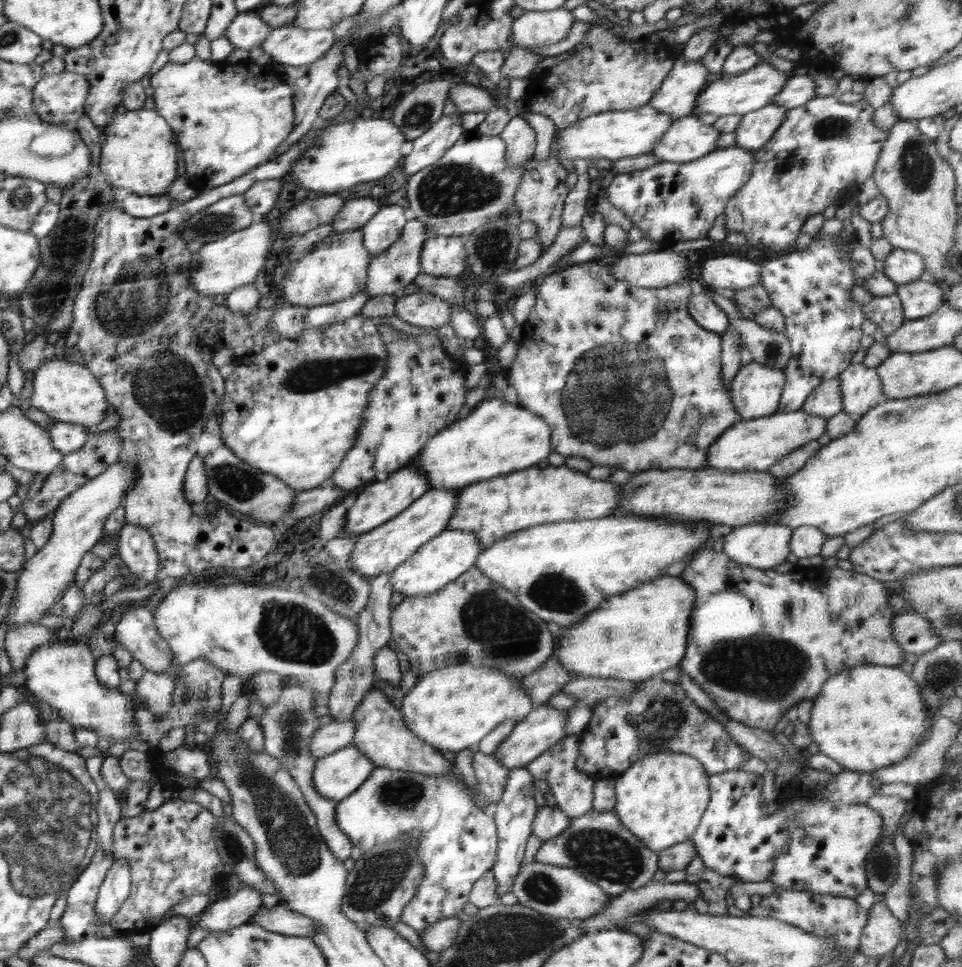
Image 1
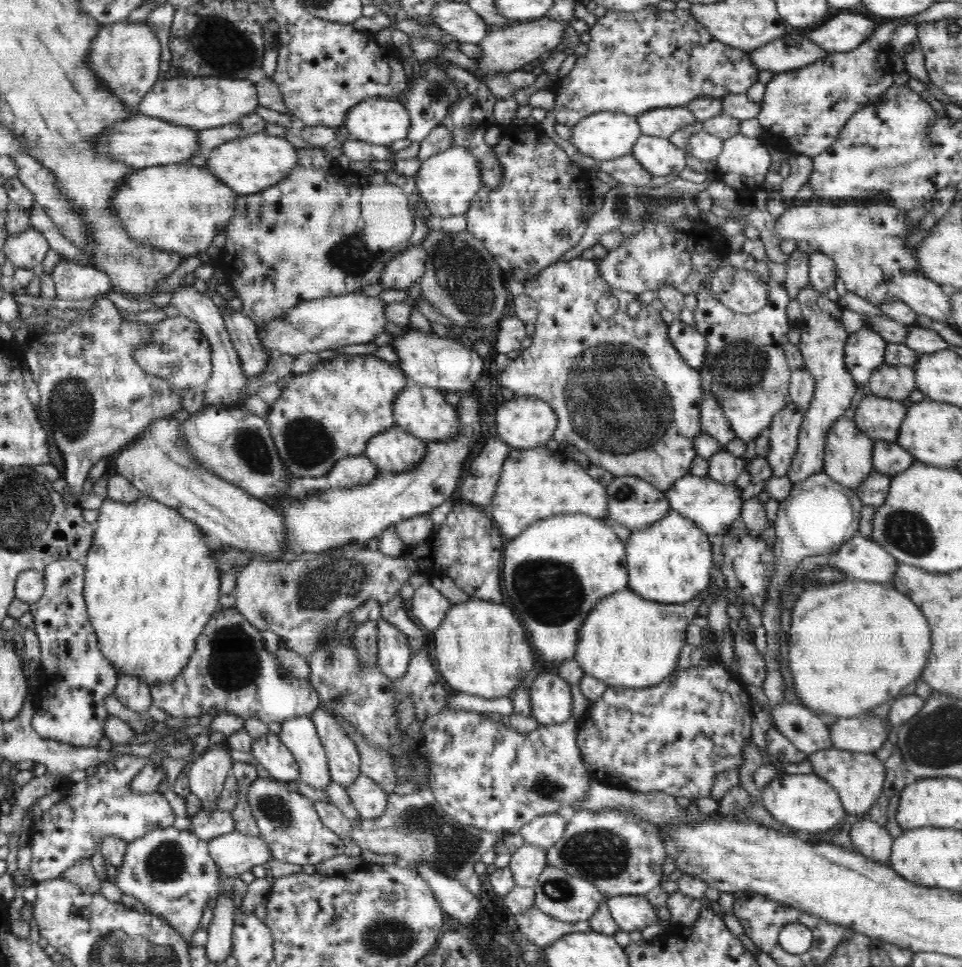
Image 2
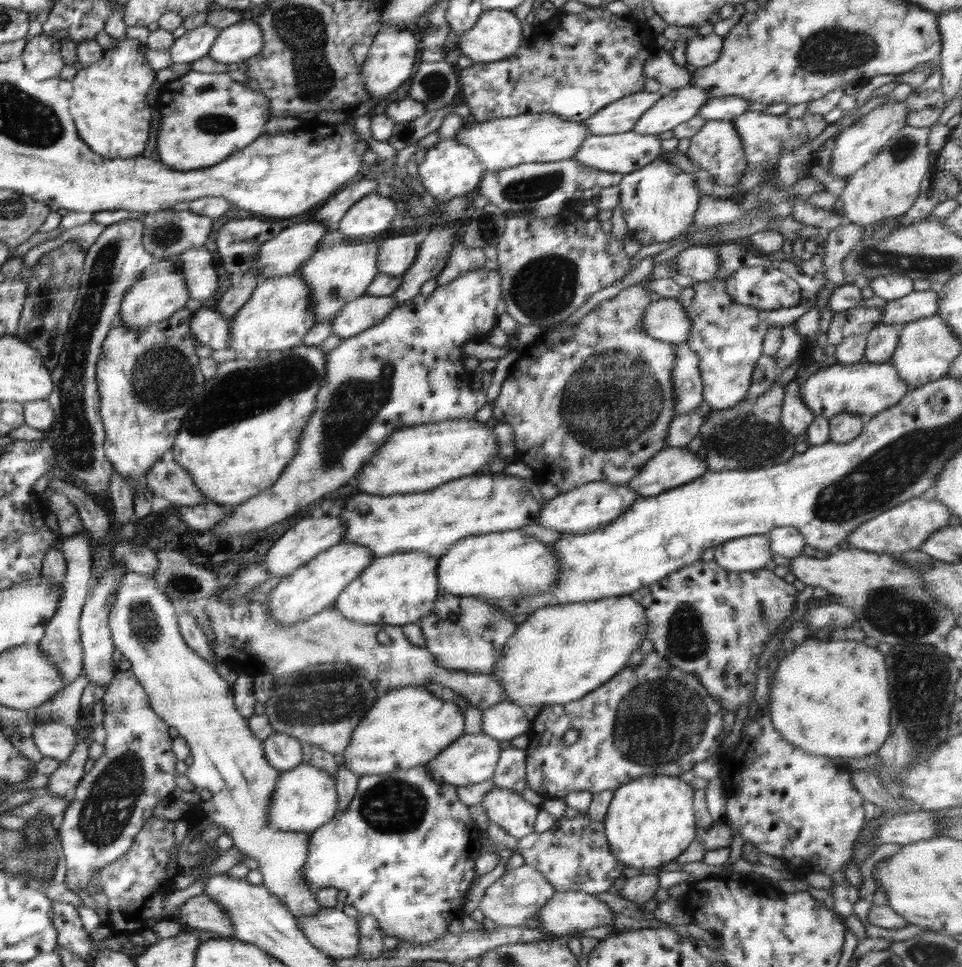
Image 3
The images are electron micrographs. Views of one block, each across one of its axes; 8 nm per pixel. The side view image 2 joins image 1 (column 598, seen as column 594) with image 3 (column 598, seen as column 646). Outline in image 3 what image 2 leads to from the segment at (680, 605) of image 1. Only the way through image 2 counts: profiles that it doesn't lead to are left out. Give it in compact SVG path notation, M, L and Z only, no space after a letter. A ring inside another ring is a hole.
M629 595L540 608L529 614L506 640L495 662L496 668L490 674L501 684L505 700L523 708L578 700L627 667L630 656L639 650L645 638L646 621L643 606Z

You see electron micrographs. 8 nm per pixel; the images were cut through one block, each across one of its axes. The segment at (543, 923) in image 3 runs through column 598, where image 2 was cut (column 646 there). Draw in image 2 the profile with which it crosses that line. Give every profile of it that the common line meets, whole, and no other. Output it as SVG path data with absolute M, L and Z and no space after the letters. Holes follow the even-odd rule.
M620 895L606 900L612 919L623 931L642 931L646 926L662 922L645 895Z

